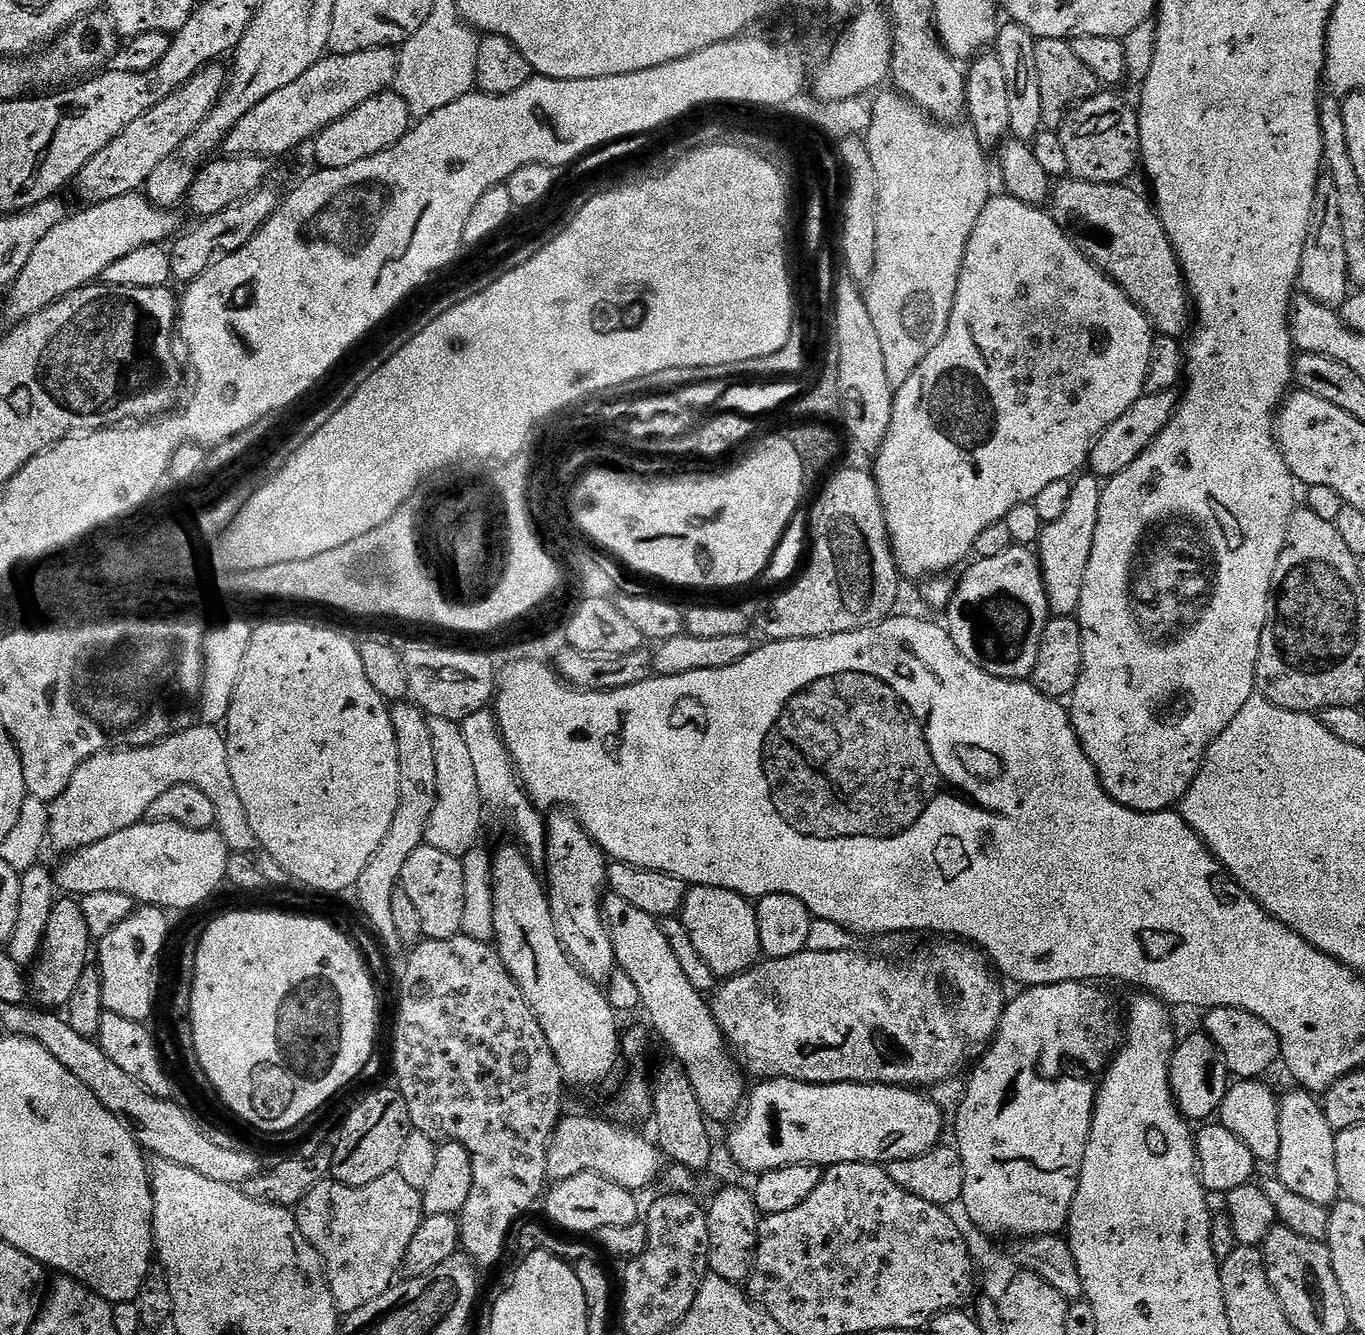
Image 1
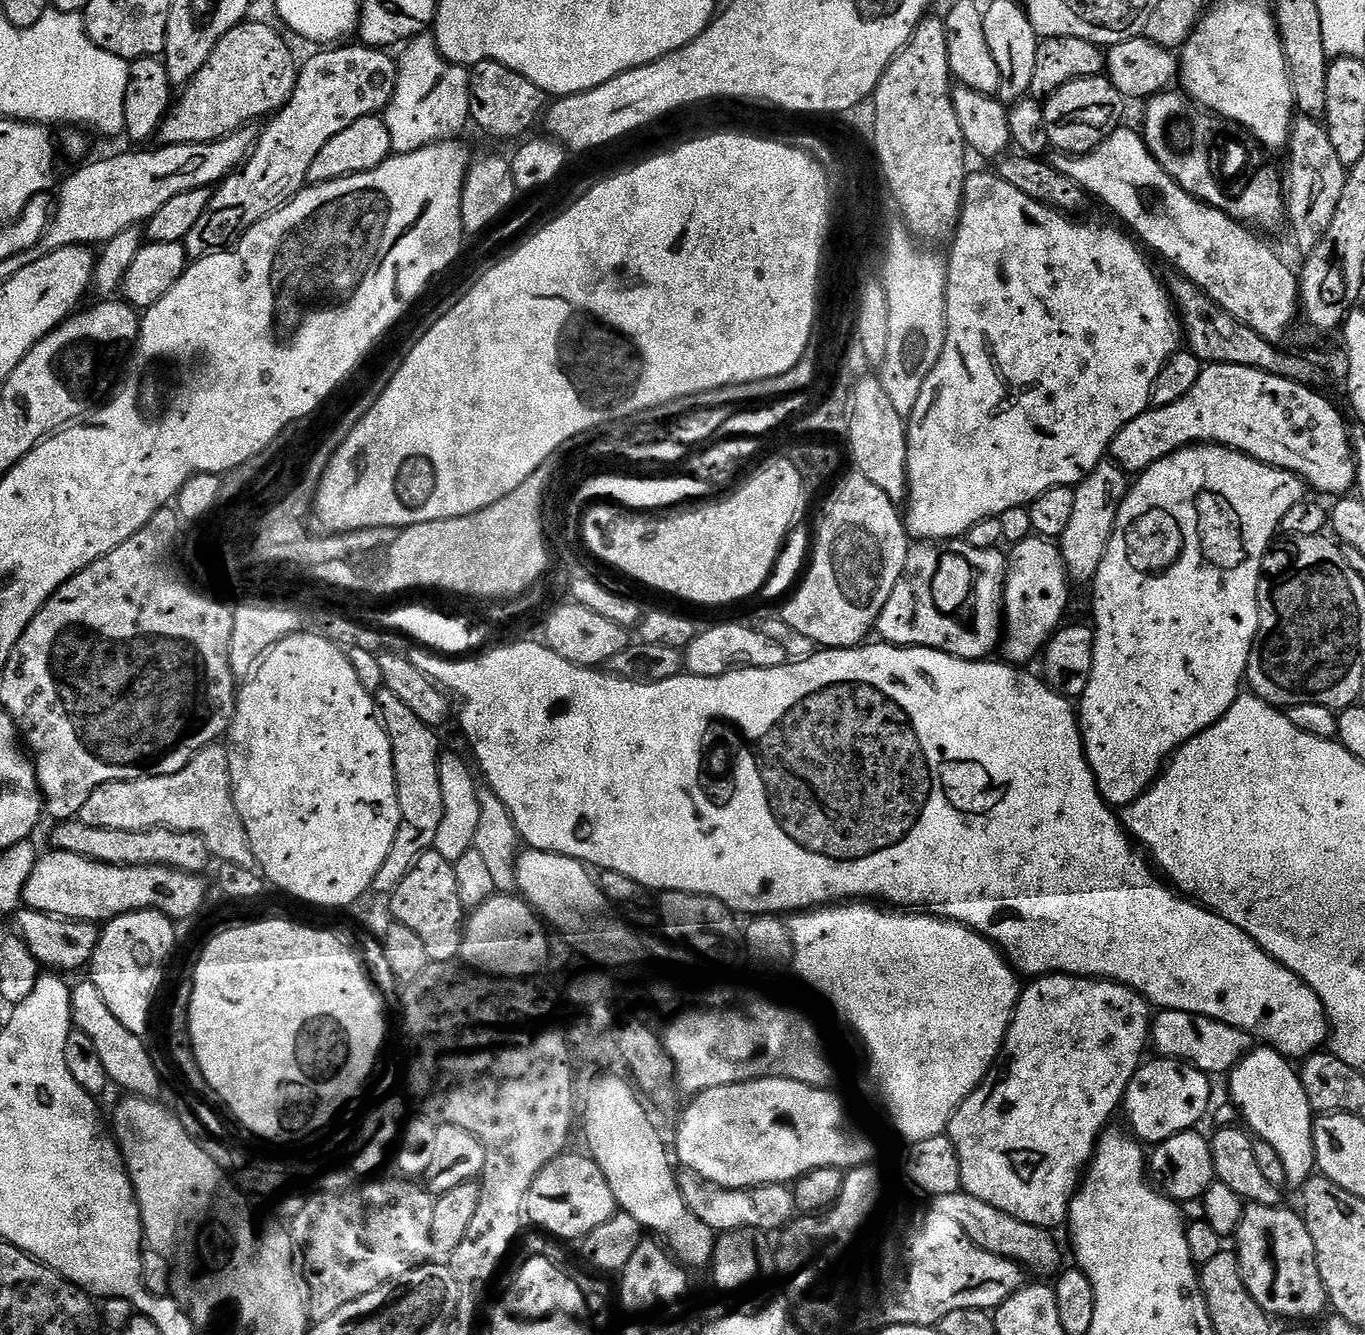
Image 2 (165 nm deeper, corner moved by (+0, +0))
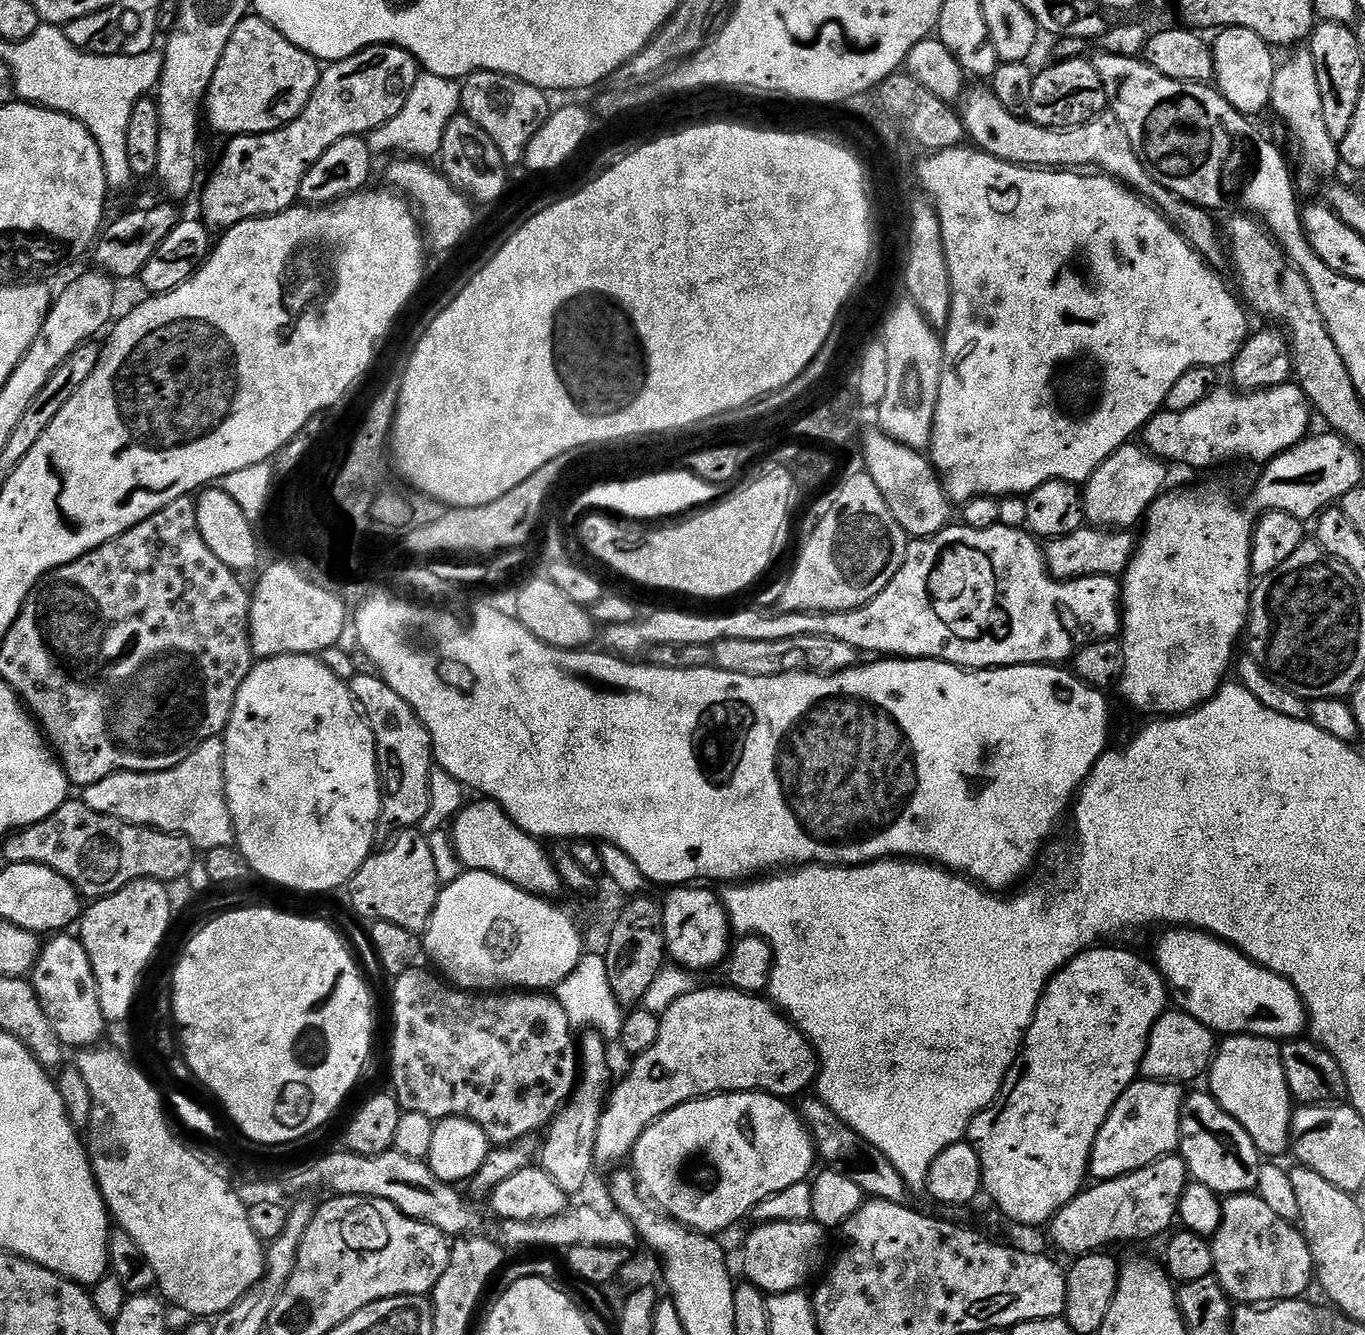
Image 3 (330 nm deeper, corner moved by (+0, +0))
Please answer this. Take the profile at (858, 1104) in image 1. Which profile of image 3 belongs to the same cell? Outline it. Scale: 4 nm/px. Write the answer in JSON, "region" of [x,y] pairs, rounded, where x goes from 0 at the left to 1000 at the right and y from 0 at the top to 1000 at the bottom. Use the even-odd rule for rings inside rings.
{"region":[[[556,816],[528,818],[504,824],[485,834],[466,853],[462,864],[462,875],[470,894],[498,916],[516,924],[527,924],[525,923],[547,912],[562,896],[576,891],[576,888],[590,886],[599,864],[592,843],[577,826],[577,823]]]}

